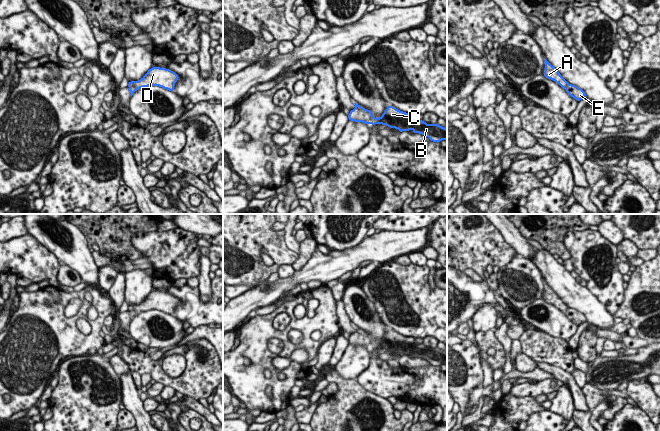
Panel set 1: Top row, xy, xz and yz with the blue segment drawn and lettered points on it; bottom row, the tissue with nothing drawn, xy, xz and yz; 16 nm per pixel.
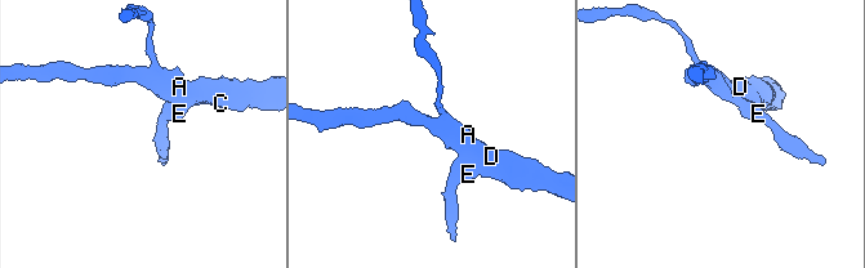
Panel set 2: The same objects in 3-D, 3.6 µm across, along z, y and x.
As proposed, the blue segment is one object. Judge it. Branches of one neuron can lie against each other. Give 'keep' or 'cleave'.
keep

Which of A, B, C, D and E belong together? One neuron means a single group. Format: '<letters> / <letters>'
A B C D E

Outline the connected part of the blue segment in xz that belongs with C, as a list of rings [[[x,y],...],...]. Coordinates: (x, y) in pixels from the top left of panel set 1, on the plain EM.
[[[355,328],[355,332],[348,338],[348,343],[355,346],[363,346],[364,348],[382,348],[389,352],[395,352],[402,355],[413,354],[414,358],[421,358],[428,361],[432,366],[447,365],[447,352],[436,348],[427,348],[423,344],[416,344],[415,339],[398,334],[389,329],[380,342],[375,342],[372,335]]]

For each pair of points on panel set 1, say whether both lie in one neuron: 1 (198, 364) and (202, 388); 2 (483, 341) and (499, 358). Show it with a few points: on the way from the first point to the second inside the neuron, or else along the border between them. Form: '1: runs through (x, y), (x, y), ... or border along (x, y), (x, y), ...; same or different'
1: runs through (201, 370), (201, 382); same
2: runs through (489, 341), (499, 352); same

